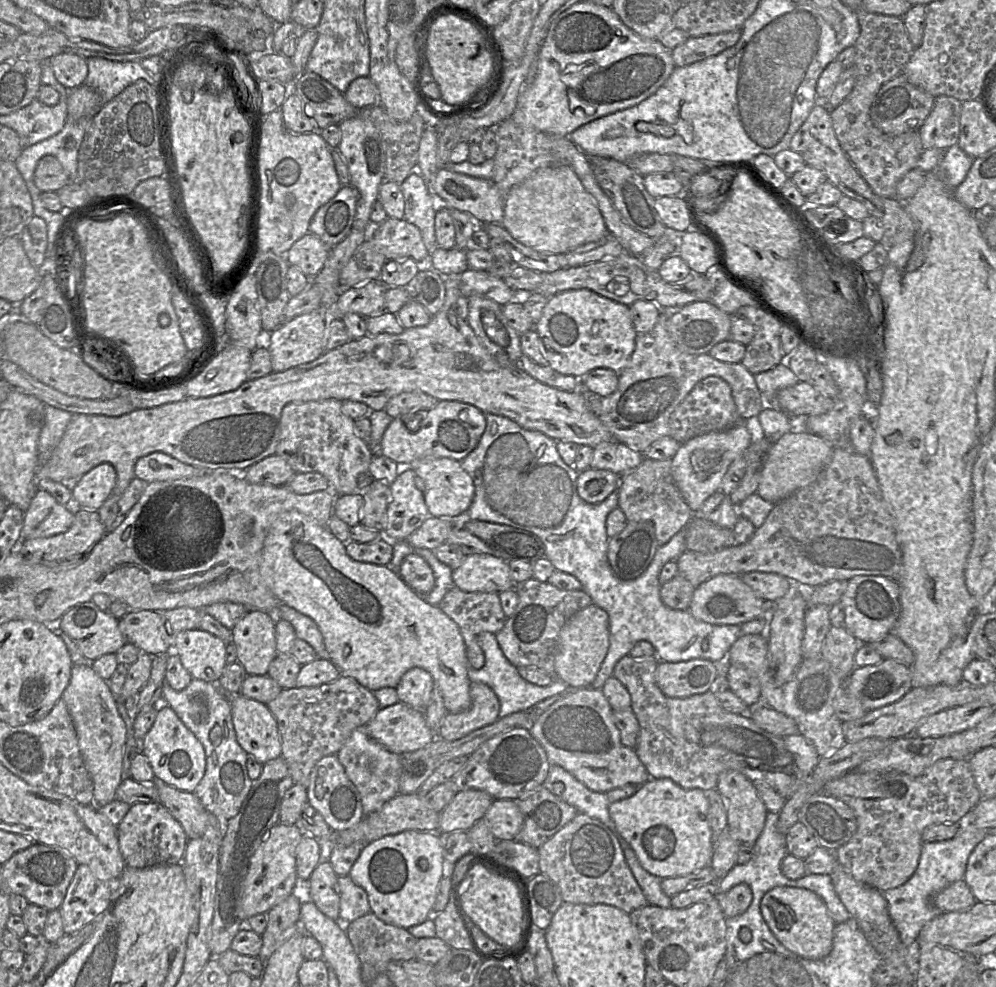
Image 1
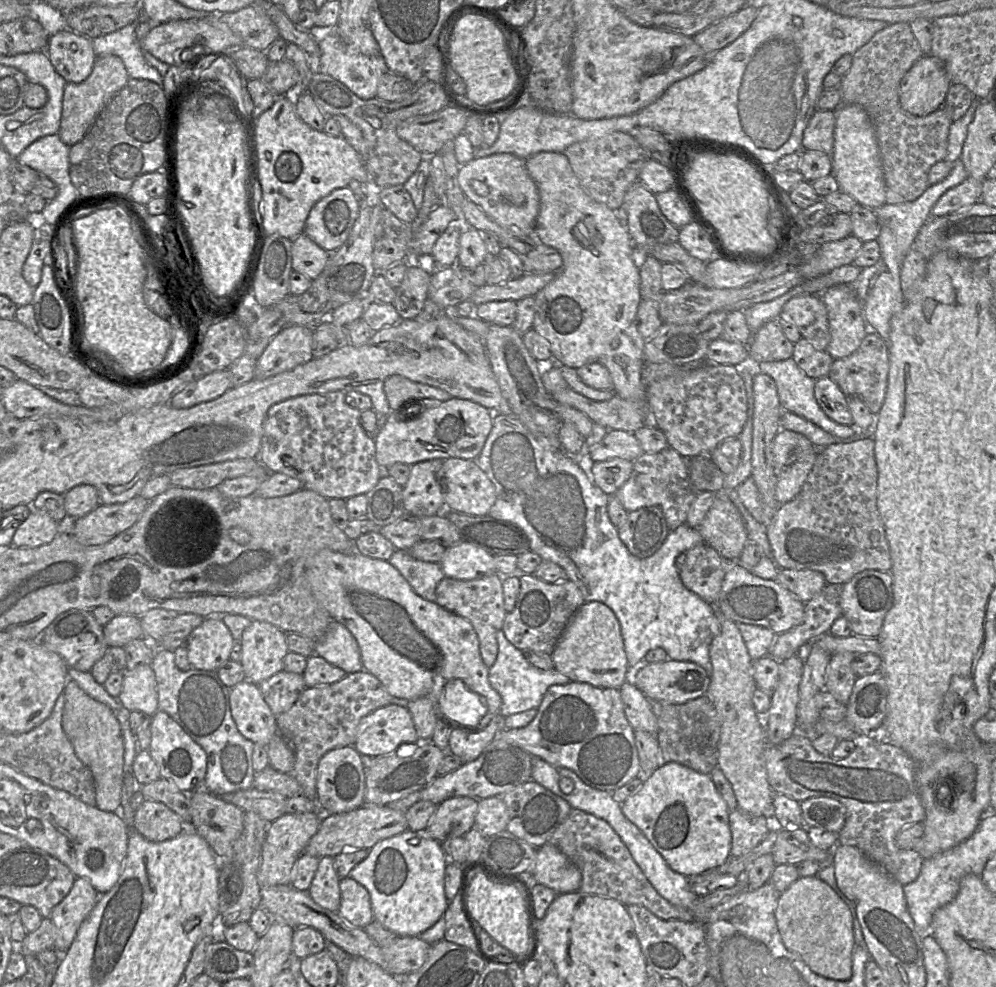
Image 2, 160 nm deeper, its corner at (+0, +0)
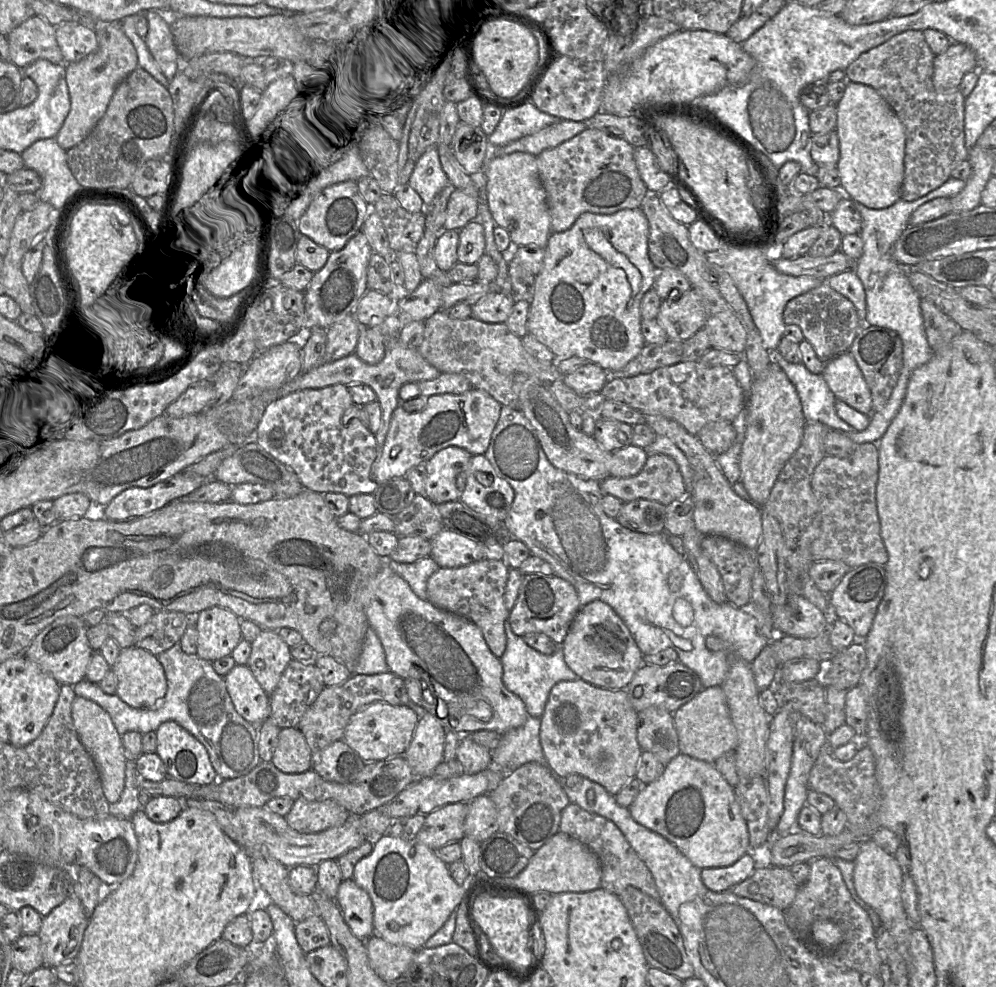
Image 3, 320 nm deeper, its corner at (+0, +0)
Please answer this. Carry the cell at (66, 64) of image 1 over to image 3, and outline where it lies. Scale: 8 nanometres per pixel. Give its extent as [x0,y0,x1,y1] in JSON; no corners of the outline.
[56,23,98,63]

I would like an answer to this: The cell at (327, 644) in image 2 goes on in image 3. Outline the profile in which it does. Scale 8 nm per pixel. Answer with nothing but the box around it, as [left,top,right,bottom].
[351,629,389,675]

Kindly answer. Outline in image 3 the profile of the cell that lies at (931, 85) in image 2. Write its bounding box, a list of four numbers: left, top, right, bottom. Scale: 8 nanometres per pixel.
[933,42,977,91]

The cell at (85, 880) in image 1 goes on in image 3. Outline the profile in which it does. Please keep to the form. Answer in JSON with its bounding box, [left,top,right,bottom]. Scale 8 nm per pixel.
[38,895,88,967]

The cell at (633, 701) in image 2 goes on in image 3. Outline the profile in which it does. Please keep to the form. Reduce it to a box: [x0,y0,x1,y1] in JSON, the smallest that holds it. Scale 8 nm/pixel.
[637,708,680,766]

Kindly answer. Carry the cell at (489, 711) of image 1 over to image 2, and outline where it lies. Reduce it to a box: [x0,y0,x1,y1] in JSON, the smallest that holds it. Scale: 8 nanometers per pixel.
[448,713,504,764]

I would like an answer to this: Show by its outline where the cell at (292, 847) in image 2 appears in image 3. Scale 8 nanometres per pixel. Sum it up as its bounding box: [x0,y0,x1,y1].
[284,798,350,833]

